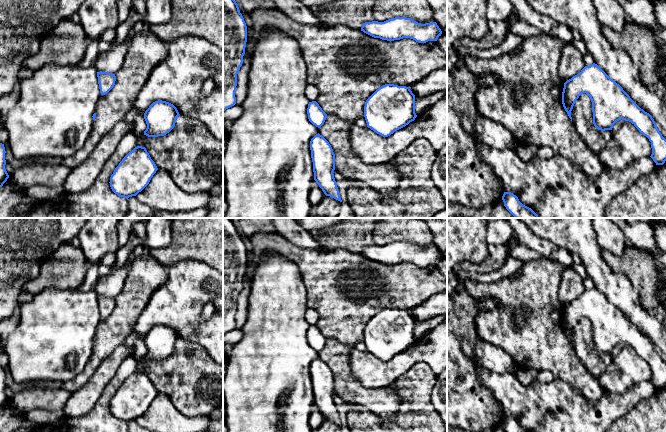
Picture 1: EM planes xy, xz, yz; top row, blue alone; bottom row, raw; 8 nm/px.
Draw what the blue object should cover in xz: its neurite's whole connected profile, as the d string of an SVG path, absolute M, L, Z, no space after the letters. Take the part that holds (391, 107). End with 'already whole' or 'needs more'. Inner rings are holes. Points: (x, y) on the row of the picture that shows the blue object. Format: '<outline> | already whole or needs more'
M385 84L366 100L364 117L368 128L388 137L417 117L415 95L409 87Z | already whole

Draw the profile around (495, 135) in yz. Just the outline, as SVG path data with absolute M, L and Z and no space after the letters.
M480 115L475 121L473 134L478 136L488 146L499 150L512 149L516 140L512 133L503 125Z

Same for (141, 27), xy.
M138 22L136 23L131 30L131 34L134 33L149 33L151 32L151 25L145 22Z

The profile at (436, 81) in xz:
M447 66L433 71L421 81L410 86L410 90L419 97L426 97L442 90L447 91Z

